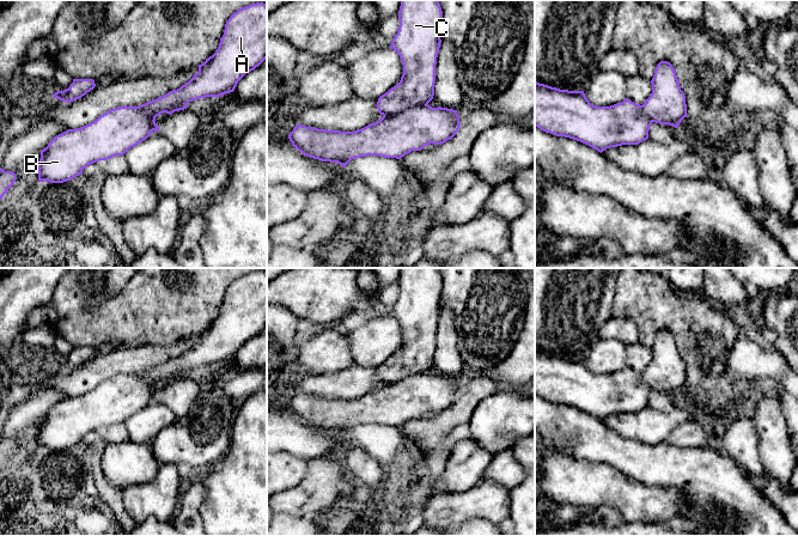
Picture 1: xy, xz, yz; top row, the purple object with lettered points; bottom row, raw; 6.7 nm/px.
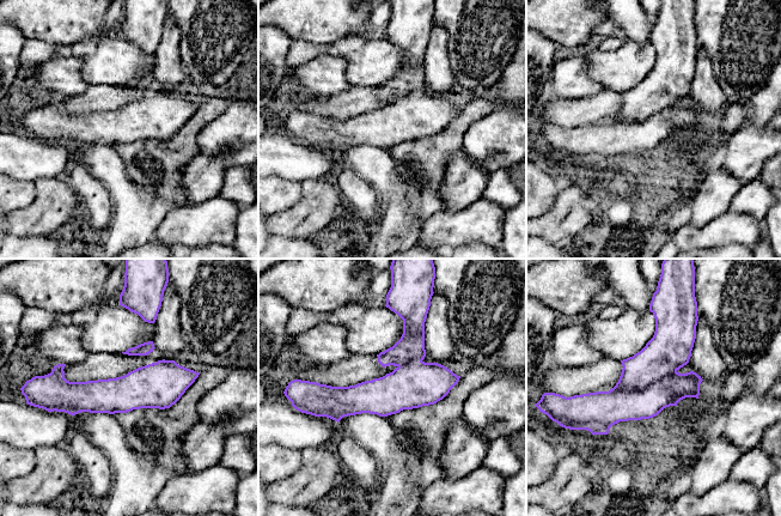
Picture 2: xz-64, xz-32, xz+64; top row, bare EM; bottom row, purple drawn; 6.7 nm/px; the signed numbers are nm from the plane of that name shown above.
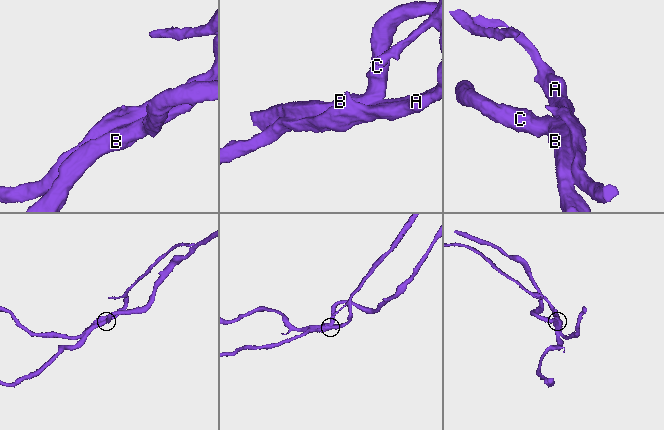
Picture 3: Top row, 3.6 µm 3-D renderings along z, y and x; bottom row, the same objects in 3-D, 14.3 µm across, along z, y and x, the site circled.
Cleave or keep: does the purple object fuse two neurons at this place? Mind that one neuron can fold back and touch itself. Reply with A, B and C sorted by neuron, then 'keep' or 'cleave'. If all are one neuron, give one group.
groups A / B C; cleave

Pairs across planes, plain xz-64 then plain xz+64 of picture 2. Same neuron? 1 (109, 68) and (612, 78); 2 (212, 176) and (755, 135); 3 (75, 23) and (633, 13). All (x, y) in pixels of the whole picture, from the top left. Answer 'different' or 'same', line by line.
1: same
2: different
3: different

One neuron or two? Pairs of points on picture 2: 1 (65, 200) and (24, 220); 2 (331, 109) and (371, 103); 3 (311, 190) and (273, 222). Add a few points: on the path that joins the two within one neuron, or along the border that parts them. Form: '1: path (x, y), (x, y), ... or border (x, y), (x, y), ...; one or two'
1: path (55, 205), (44, 216), (34, 220); one
2: path (341, 105), (361, 103); one
3: path (307, 202), (288, 222), (285, 222); one

